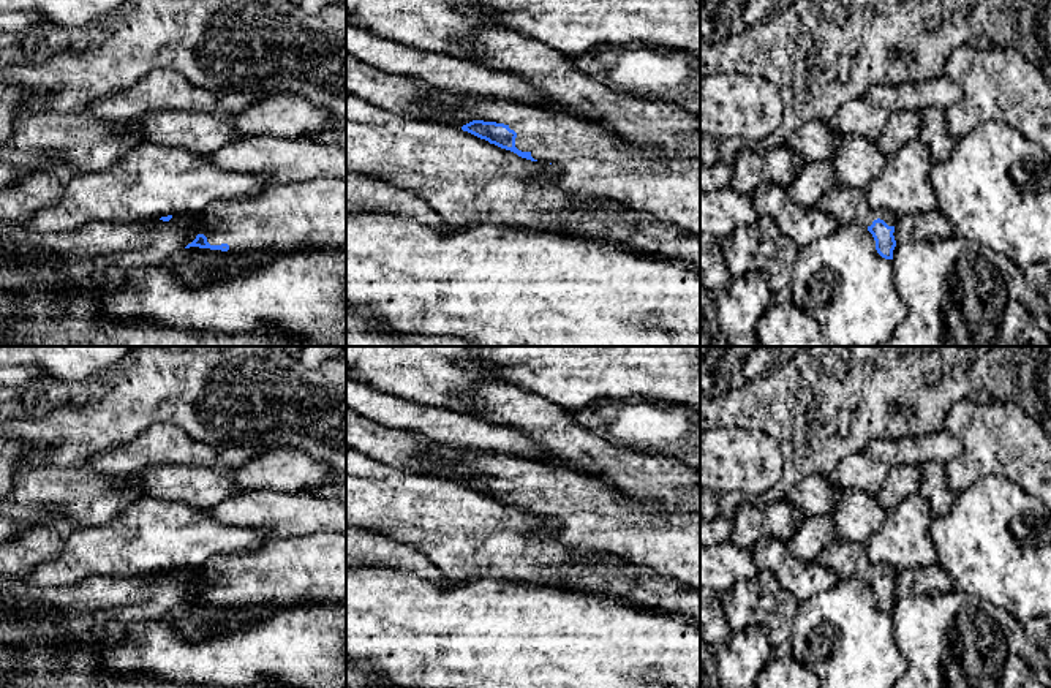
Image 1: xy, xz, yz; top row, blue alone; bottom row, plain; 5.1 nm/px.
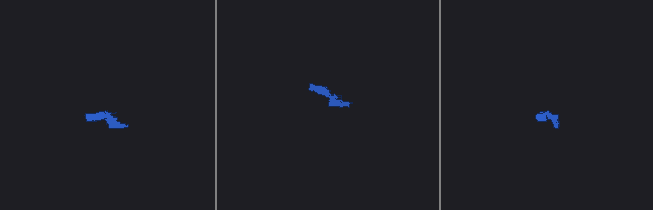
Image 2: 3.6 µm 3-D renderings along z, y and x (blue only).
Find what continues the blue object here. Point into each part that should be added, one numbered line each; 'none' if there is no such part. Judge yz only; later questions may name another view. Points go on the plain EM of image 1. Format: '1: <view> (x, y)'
1: yz (844, 559)

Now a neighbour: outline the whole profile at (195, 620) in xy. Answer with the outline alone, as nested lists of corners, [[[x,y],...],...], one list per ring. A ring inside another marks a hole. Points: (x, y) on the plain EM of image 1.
[[[190,601],[172,609],[175,628],[186,642],[209,641],[224,631],[240,629],[277,607],[231,609],[221,604]]]

